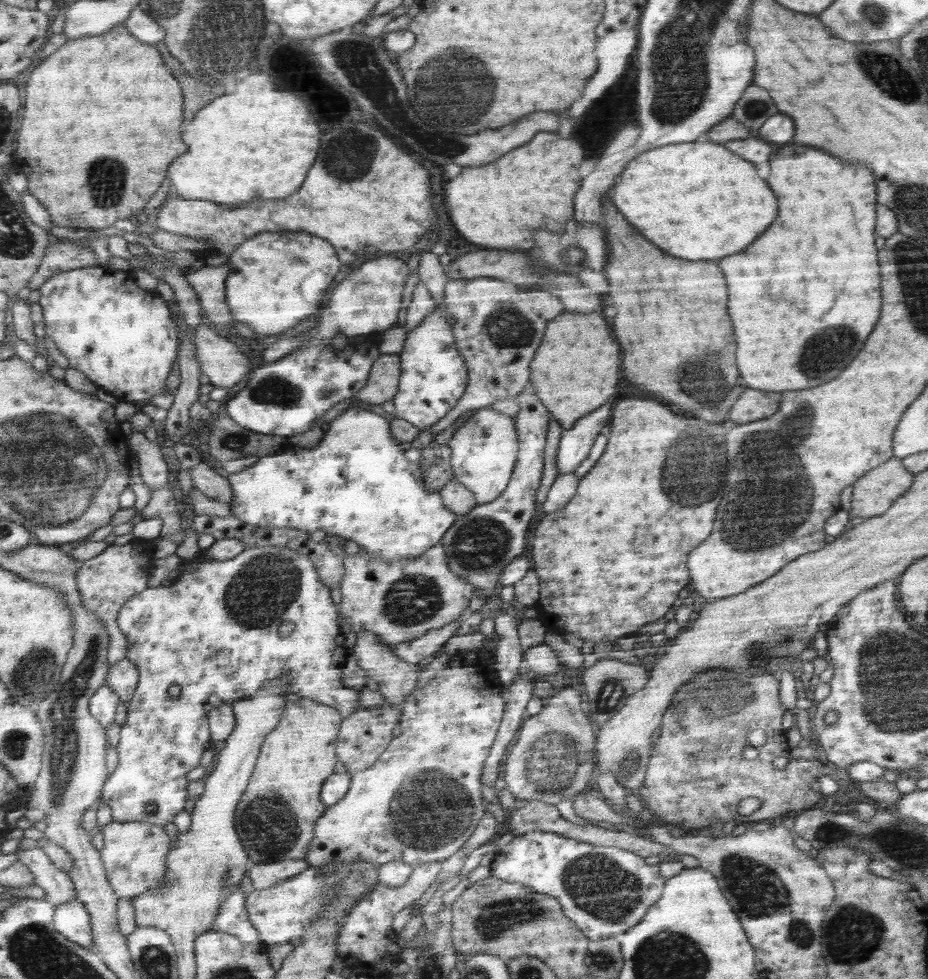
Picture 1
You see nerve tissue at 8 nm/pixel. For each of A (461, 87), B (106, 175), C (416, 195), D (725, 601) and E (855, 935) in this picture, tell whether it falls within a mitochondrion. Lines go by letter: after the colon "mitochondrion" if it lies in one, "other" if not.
A: mitochondrion
B: mitochondrion
C: other
D: other
E: mitochondrion

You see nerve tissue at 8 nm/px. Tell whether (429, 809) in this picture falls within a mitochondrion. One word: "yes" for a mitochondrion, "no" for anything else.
yes

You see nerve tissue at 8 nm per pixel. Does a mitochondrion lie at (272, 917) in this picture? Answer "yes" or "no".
no

